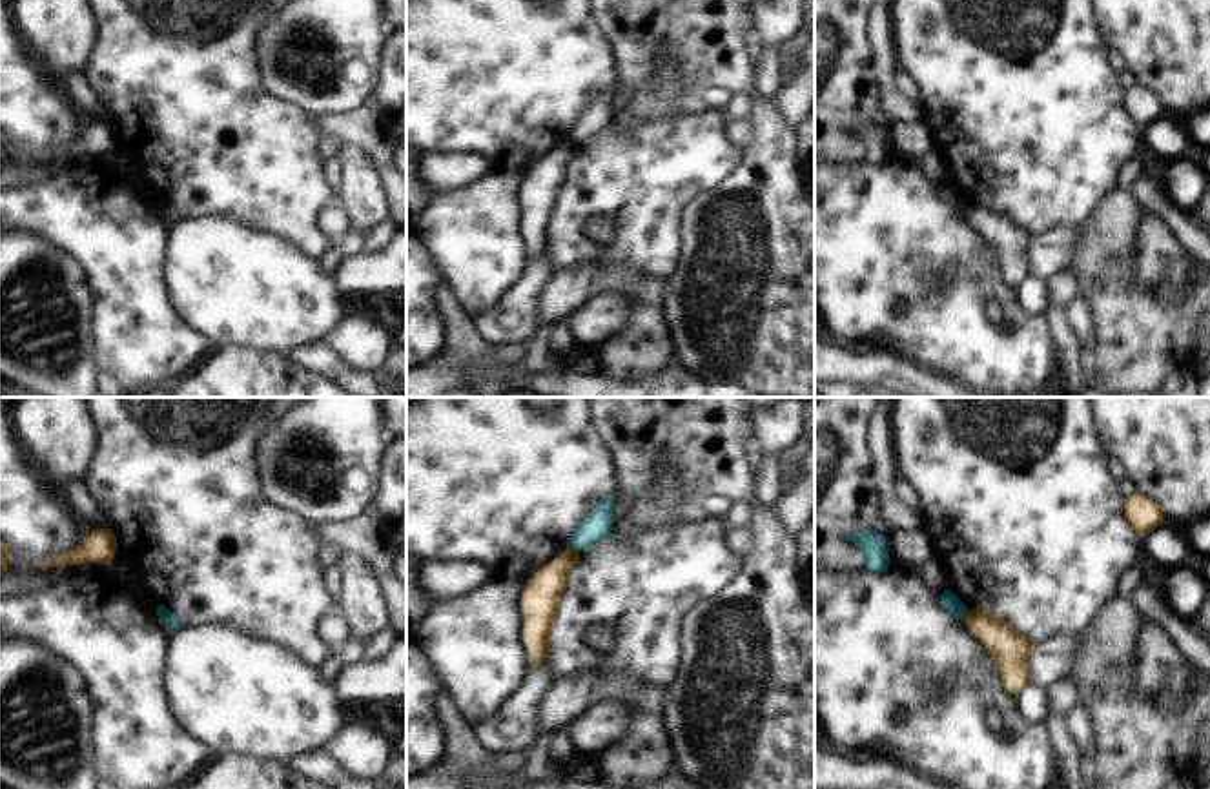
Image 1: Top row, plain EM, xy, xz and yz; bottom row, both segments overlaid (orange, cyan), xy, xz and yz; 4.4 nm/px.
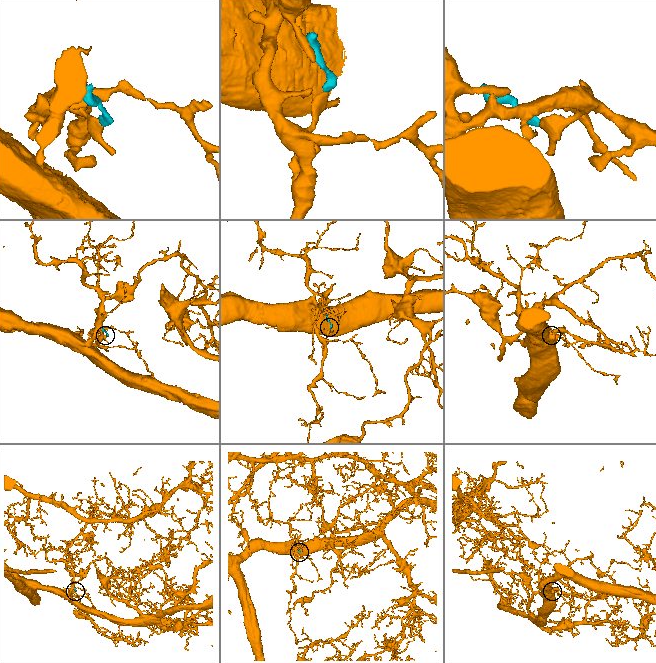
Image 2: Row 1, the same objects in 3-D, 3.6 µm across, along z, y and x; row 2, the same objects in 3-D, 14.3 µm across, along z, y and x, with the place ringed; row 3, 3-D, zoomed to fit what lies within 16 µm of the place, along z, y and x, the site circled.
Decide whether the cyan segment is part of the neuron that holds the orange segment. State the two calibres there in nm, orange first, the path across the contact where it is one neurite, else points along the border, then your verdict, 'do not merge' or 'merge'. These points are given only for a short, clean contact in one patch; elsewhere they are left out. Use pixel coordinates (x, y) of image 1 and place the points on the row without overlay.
calibres 170 and 120 nm; border xz (567, 137), (578, 143); do not merge

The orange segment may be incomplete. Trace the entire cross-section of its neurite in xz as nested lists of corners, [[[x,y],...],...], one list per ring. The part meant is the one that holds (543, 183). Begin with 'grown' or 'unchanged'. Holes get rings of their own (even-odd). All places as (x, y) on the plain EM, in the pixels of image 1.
unchanged; [[[567,138],[549,157],[527,171],[521,202],[525,206],[525,237],[532,261],[549,250],[554,210],[578,153],[579,142]]]

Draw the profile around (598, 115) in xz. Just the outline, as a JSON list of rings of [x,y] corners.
[[[607,87],[600,91],[590,106],[578,117],[576,124],[567,131],[567,138],[583,142],[610,126],[612,117],[614,87]]]

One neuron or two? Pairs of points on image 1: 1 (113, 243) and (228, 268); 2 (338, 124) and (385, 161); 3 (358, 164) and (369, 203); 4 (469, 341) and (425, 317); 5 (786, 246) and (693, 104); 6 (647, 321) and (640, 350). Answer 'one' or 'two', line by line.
1: two
2: one
3: one
4: two
5: two
6: one

